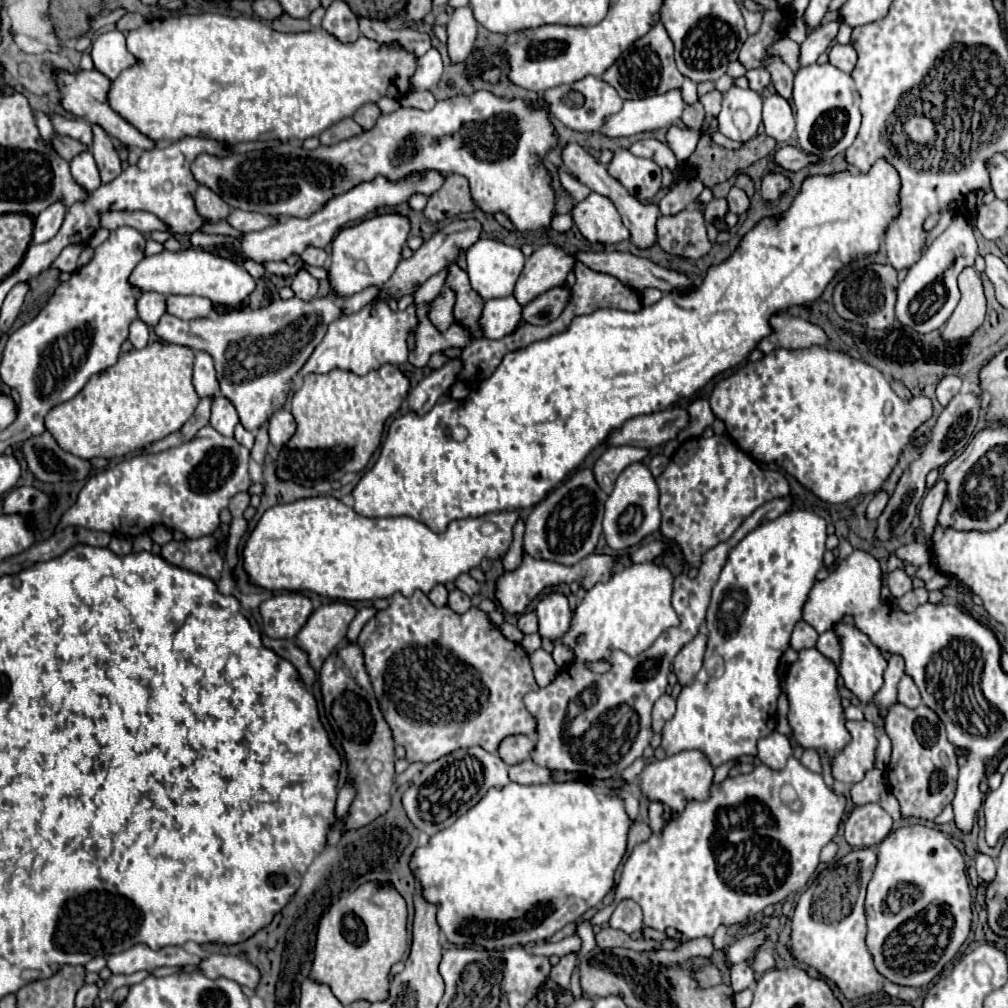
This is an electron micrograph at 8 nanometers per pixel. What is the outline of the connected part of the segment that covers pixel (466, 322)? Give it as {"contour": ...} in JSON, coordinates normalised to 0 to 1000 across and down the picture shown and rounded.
{"contour":[[[447,261],[441,281],[447,281],[447,285],[451,285],[453,289],[453,301],[451,301],[453,320],[463,324],[469,334],[477,334],[473,318],[475,318],[475,309],[479,307],[479,297],[475,297],[475,293],[469,289],[463,271],[457,269],[453,261]]]}

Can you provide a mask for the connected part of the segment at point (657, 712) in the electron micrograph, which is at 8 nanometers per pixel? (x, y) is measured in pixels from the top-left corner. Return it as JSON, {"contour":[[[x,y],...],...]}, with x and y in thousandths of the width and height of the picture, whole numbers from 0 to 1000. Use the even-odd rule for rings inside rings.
{"contour":[[[656,689],[648,699],[648,727],[655,727],[660,717],[669,709],[670,693],[666,689]]]}

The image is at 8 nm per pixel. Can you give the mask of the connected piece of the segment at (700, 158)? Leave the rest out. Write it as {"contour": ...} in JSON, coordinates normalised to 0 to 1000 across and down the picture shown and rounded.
{"contour":[[[705,130],[697,132],[693,138],[691,148],[684,156],[684,164],[691,170],[691,176],[701,184],[707,186],[711,180],[719,180],[729,174],[733,168],[743,166],[747,160],[763,154],[769,148],[771,140],[761,136],[759,132],[745,138],[733,150],[723,150],[713,146],[705,140]]]}

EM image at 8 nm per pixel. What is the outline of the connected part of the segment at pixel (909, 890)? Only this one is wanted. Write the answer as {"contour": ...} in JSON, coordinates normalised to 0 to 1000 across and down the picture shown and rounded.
{"contour":[[[900,818],[884,824],[872,838],[872,860],[866,864],[866,872],[860,880],[858,908],[860,908],[860,939],[866,947],[870,963],[884,975],[912,979],[912,975],[924,975],[936,959],[949,947],[951,939],[963,922],[963,882],[959,874],[959,858],[953,844],[943,832],[918,818]]]}

